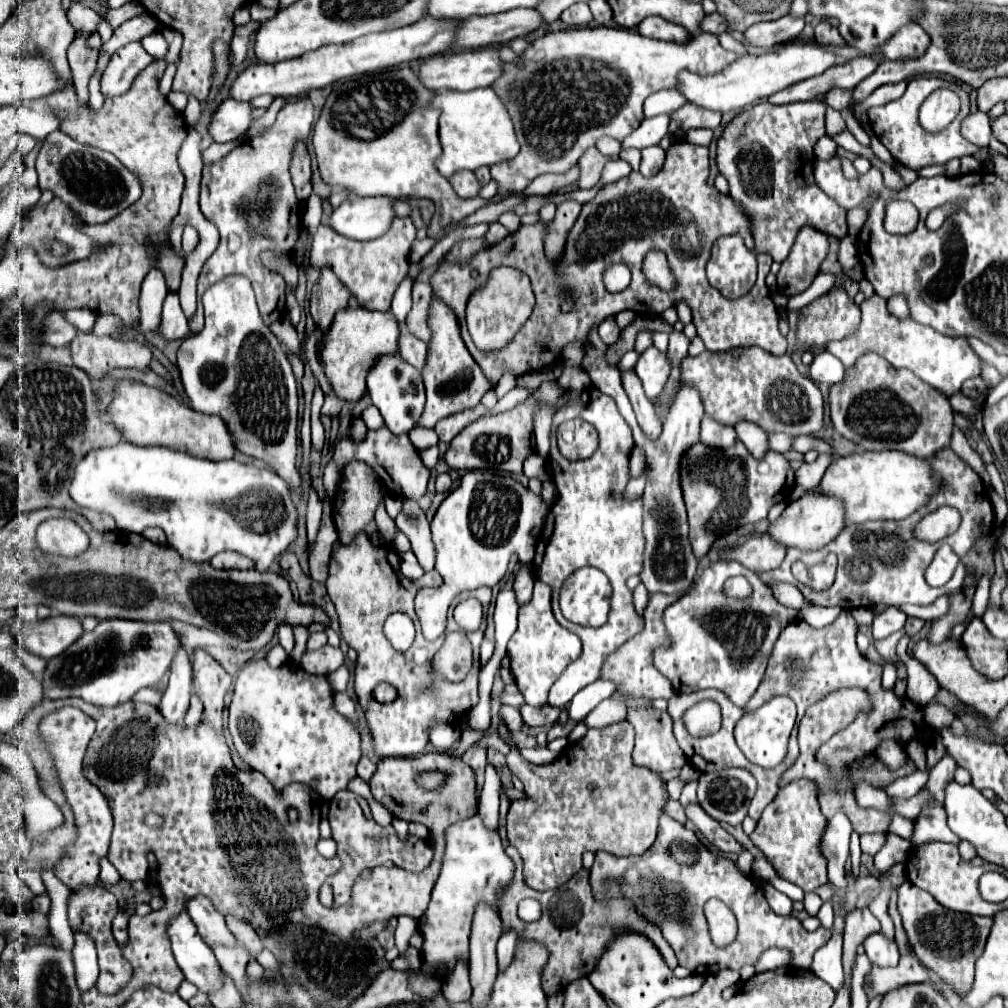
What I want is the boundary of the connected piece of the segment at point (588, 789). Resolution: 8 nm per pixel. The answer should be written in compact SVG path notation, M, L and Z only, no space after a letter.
M498 718L498 734L510 748L506 762L512 774L520 778L526 794L530 796L528 800L512 802L508 812L508 840L518 848L524 860L524 880L530 888L544 892L566 884L568 878L582 868L582 854L586 850L606 850L614 856L630 856L642 854L654 844L658 816L664 810L664 792L656 774L632 764L634 730L630 722L618 722L606 728L590 728L580 742L568 744L558 762L552 766L536 766L524 760L518 748L510 742L510 730L502 718Z

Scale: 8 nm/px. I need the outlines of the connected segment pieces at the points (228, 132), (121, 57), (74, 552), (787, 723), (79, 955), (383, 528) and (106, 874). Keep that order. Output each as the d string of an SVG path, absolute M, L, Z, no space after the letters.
M226 98L210 116L208 134L214 138L214 142L232 142L244 136L248 122L250 122L250 104L232 102L232 98Z
M130 42L122 46L108 62L106 72L102 74L102 94L116 96L124 94L136 74L140 74L154 58L142 48L140 42Z
M54 518L42 522L38 526L36 540L40 550L66 558L78 556L88 548L86 532L68 518Z
M772 698L768 700L764 706L760 706L758 710L744 714L736 726L736 742L738 748L744 752L744 756L752 762L758 764L762 768L772 768L778 766L786 752L788 752L788 738L790 732L794 728L794 720L796 720L796 706L790 698Z
M76 934L76 946L74 946L74 970L76 970L76 982L80 992L88 992L92 986L96 986L98 978L98 960L96 960L96 948L92 946L92 940L84 934Z
M380 502L380 508L376 508L374 520L376 520L376 526L378 526L378 534L384 538L384 542L388 542L388 544L392 546L392 544L394 544L396 524L394 524L394 520L386 514L386 508L384 508L382 502Z
M102 858L102 860L100 860L99 877L102 878L104 885L114 885L114 882L118 882L118 880L120 880L120 874L114 870L114 866L112 866L106 858Z

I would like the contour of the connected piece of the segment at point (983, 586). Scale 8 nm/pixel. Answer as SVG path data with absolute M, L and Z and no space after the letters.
M980 578L976 594L974 594L974 602L972 602L972 616L974 618L982 618L986 608L988 608L988 590L990 590L990 578Z

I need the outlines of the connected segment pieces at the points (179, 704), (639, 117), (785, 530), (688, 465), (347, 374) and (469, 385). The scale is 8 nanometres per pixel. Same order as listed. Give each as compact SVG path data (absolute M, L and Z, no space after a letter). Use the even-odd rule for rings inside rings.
M178 648L174 652L172 666L170 666L168 688L158 706L168 722L184 724L184 714L188 710L190 694L192 694L192 666L184 648Z
M584 26L584 28L548 32L536 38L520 54L520 60L522 60L520 66L506 62L500 78L496 78L496 82L490 84L490 88L504 102L520 142L520 152L516 158L490 166L492 180L498 184L496 196L522 192L540 174L566 172L602 136L624 140L644 120L642 104L650 94L676 86L678 74L682 70L690 70L700 76L718 74L736 60L736 54L730 50L724 50L716 34L706 34L706 32L694 36L686 44L672 44L672 42L646 38L634 30L608 28L608 26L594 26L594 28Z
M806 494L800 500L790 502L780 518L768 526L768 536L784 548L798 548L802 552L822 550L840 530L844 530L844 506L838 498L828 498L822 494Z
M698 442L682 458L682 490L692 548L696 550L696 558L700 558L716 538L732 528L766 518L776 502L788 498L794 490L794 470L778 452L768 452L764 460L756 460L742 442L728 450L710 450Z
M366 308L340 310L328 332L318 340L318 358L334 394L346 402L358 402L364 392L364 374L380 354L396 354L398 350L398 322L390 312L374 312Z
M432 294L430 310L428 310L428 326L430 326L432 338L428 342L426 366L422 372L424 386L426 386L426 406L424 406L422 416L416 422L418 428L434 428L434 424L438 420L442 420L454 412L476 406L480 402L480 398L488 390L492 390L492 386L488 386L480 366L474 362L474 358L470 356L470 352L462 340L456 314L452 310L448 310L448 306L434 294Z

